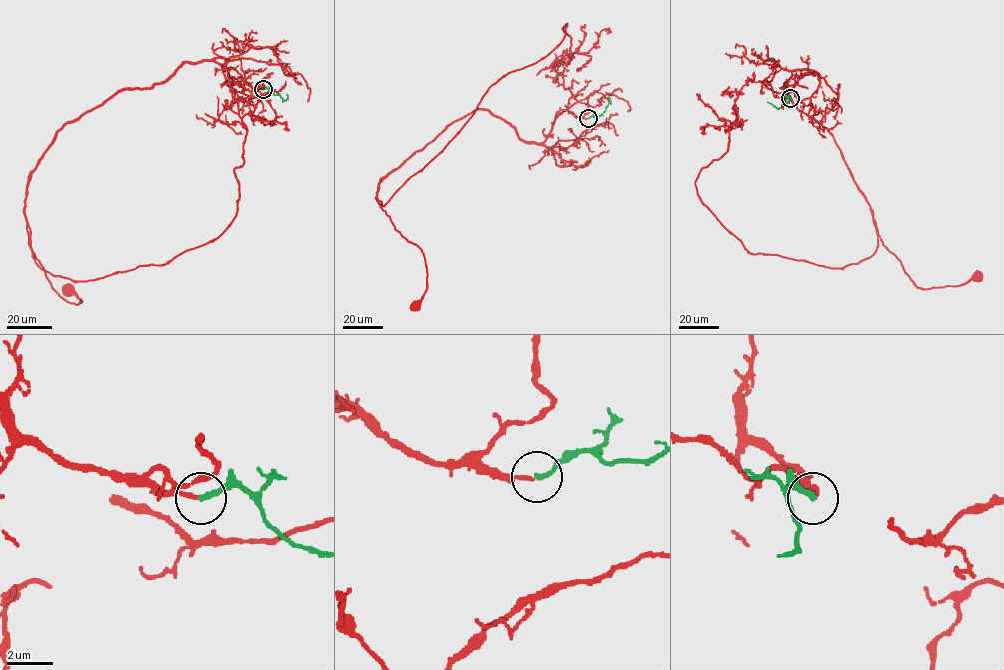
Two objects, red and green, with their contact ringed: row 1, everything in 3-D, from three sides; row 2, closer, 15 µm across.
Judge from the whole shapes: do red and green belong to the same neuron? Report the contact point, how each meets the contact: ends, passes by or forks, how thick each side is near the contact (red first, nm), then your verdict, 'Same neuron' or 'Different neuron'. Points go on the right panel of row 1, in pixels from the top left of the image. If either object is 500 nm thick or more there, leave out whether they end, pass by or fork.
Place: (790, 98). At the ring red ends. At the ring green ends. Thickness 160 nm (red) against 240 nm. Same neuron

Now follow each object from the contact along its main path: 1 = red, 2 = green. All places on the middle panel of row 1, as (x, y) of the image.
1: (588, 119), (560, 110), (535, 143), (474, 110), (380, 182), (380, 206), (423, 254), (427, 286), (416, 306)
2: (588, 118), (602, 114), (610, 102), (609, 95)

